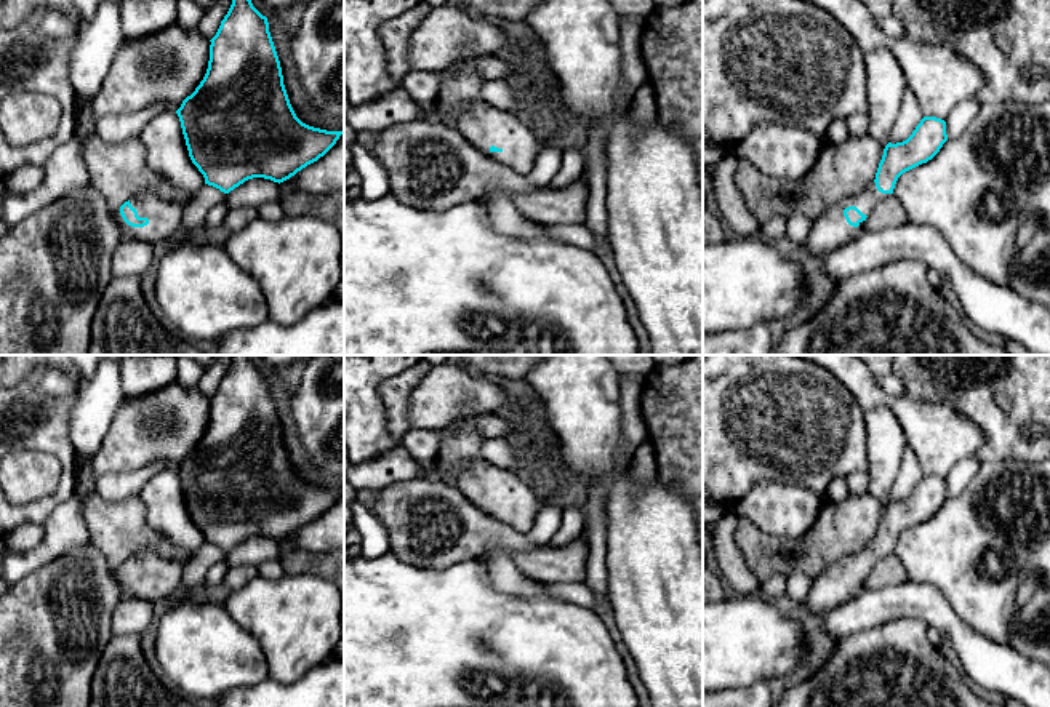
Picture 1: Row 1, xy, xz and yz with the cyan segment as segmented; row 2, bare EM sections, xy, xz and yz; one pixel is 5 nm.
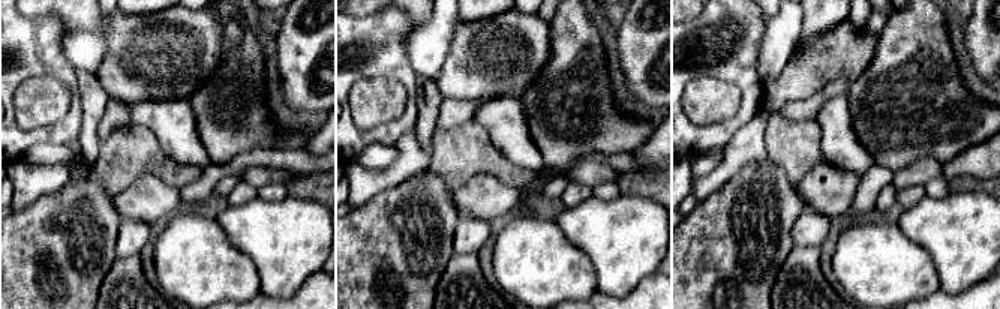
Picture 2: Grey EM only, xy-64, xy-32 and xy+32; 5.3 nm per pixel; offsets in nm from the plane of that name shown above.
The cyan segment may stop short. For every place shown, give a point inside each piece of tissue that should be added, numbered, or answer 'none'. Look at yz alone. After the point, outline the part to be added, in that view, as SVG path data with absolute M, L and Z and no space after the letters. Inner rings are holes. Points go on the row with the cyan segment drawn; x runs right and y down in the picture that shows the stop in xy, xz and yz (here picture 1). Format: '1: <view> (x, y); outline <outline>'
1: yz (828, 232); outline M876 182L868 186L858 197L842 200L829 206L818 219L812 222L810 232L804 240L804 246L810 254L828 256L844 243L856 238L864 230L864 221L858 227L847 222L844 210L856 206L863 214L869 216L872 208L892 194L877 190Z

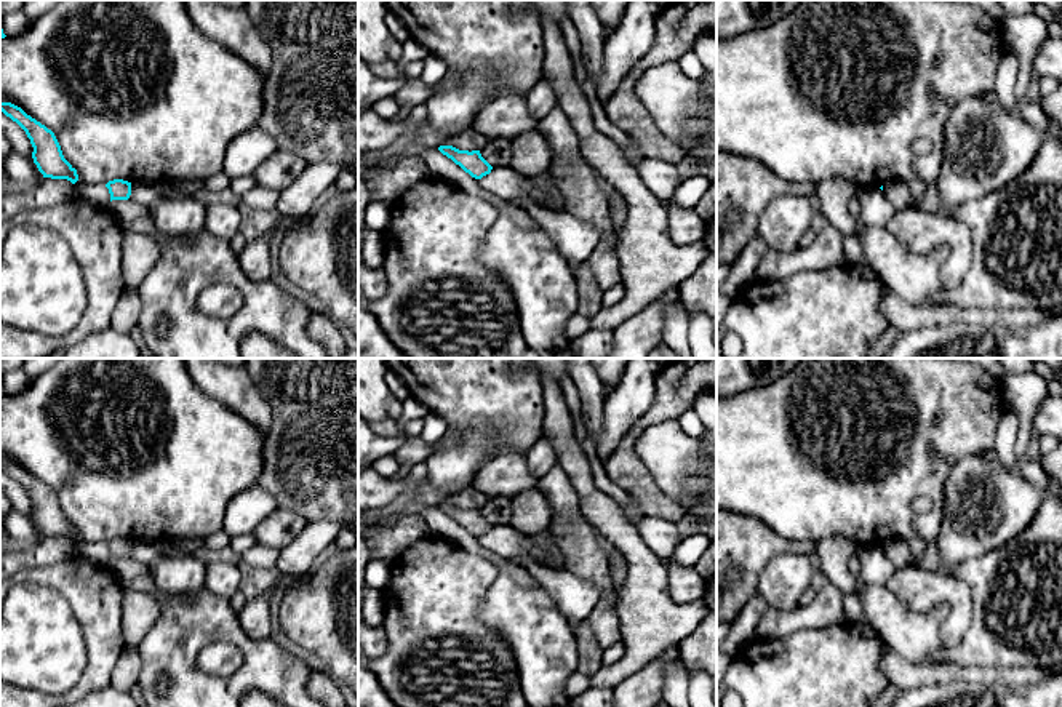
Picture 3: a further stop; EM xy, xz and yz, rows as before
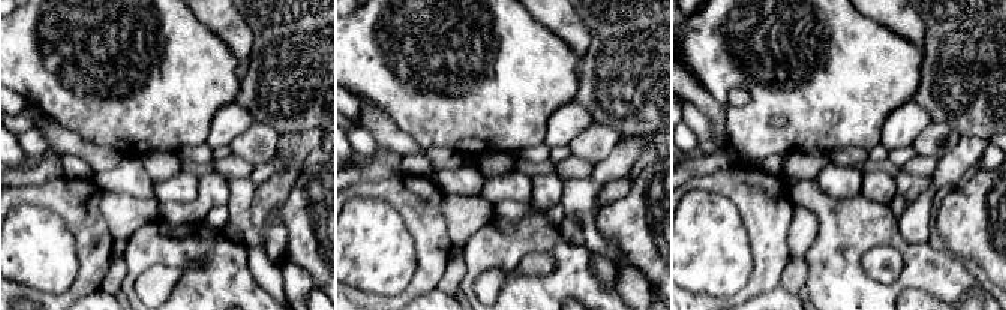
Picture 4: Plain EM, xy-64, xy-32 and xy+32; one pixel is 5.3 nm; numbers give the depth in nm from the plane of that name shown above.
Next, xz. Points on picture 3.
none

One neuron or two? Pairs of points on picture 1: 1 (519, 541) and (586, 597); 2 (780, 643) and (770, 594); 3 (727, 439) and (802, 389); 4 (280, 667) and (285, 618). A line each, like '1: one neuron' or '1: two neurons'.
1: two neurons
2: two neurons
3: one neuron
4: one neuron

